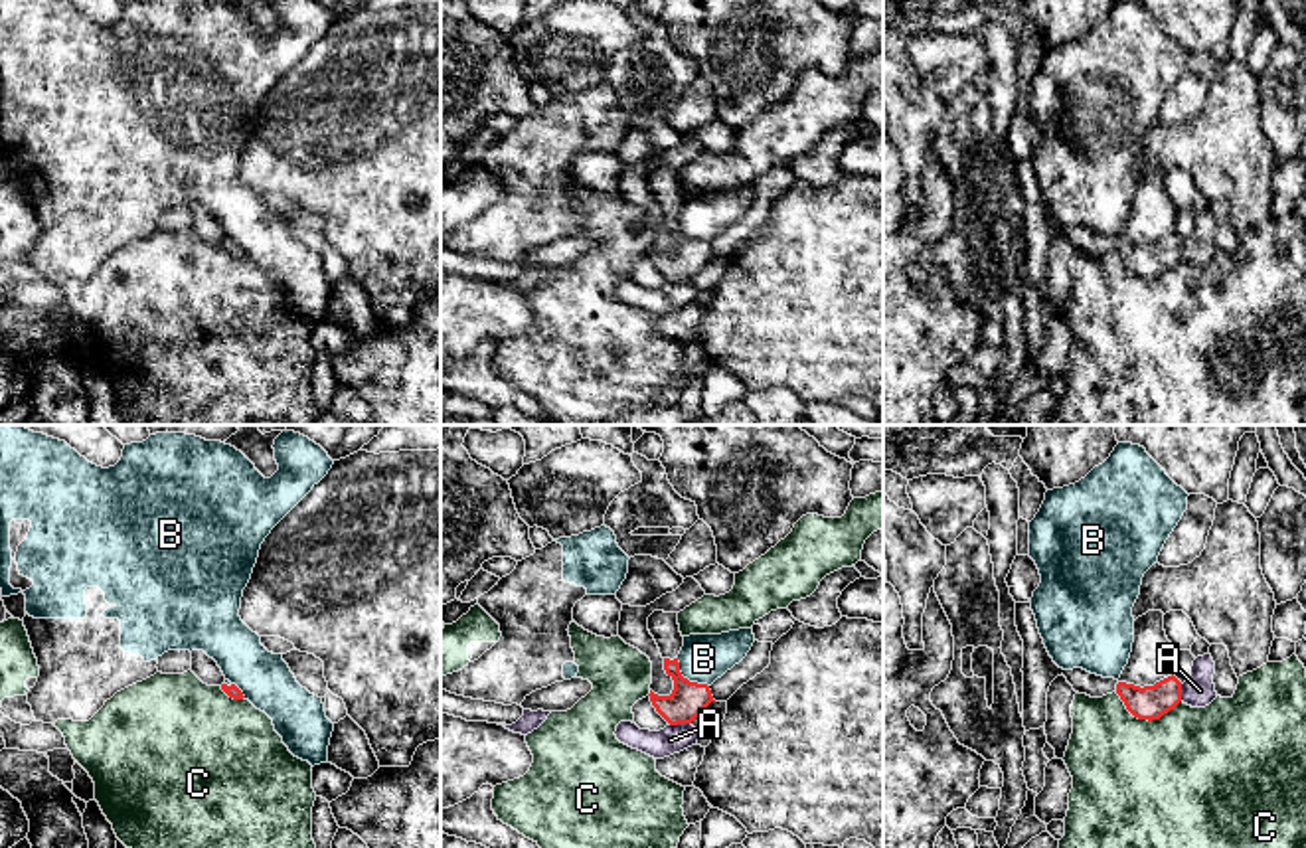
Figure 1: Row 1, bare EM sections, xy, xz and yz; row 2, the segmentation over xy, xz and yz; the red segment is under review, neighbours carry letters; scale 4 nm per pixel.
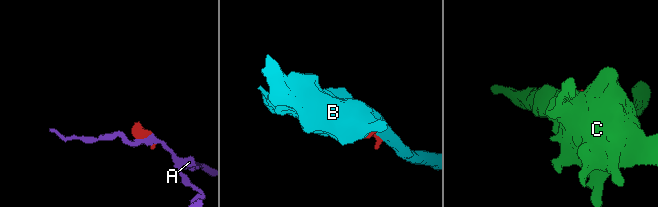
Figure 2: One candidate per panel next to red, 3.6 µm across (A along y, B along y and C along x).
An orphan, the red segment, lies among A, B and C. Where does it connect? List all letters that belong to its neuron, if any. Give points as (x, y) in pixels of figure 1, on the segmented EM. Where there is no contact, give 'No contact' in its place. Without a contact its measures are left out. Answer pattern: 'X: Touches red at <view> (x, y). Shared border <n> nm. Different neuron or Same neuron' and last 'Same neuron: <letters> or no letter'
A: Touches red at xz (680, 722). Shared border 100 nm. Different neuron
B: Touches red at xz (686, 678). Shared border 180 nm. Different neuron
C: Touches red at yz (1146, 718). Shared border 280 nm. Different neuron
Same neuron: no letter

